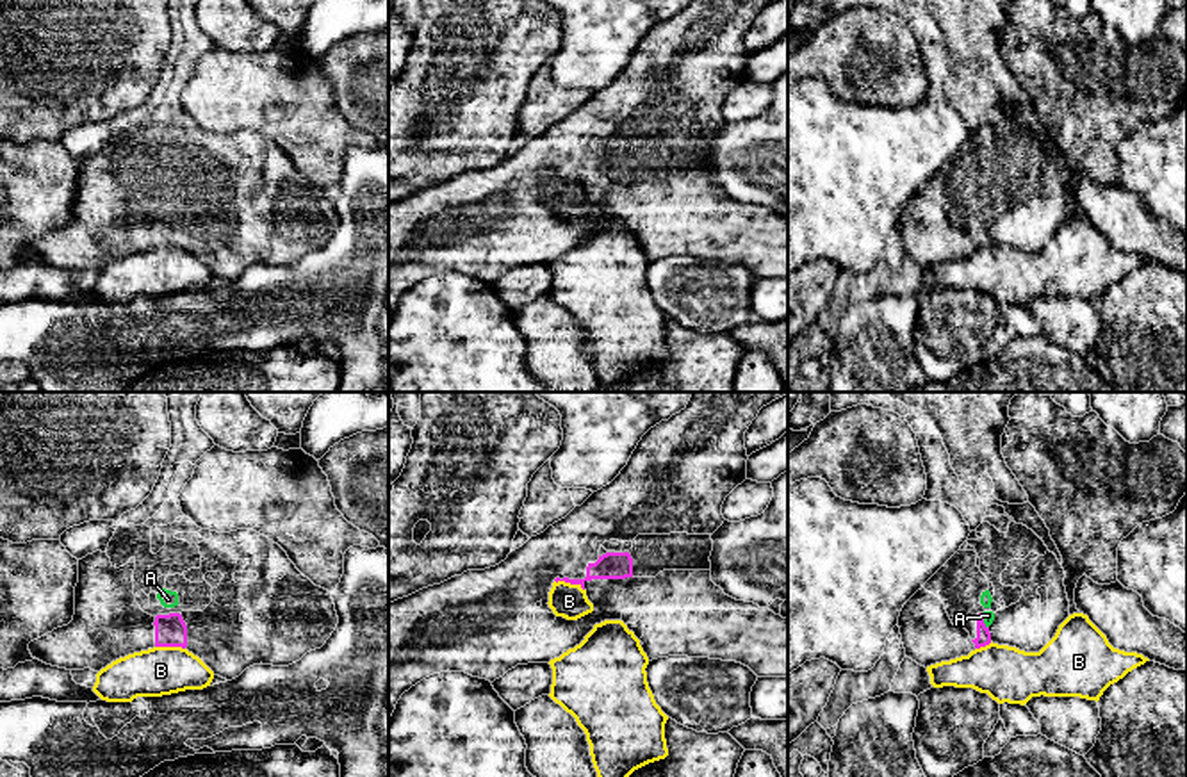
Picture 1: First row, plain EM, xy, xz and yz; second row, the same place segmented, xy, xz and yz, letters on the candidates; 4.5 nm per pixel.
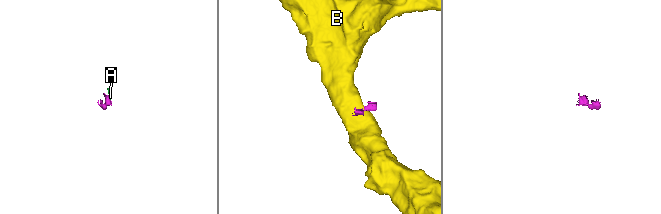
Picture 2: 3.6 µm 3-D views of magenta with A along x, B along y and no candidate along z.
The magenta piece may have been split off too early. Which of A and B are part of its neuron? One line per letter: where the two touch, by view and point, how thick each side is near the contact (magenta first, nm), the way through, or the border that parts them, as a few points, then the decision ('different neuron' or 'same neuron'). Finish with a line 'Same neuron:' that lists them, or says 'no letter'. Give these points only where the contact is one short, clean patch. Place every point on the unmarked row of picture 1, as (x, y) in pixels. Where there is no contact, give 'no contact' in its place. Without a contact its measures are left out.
A: contact yz (982, 221); calibres 70 and 50 nm; same neuron
B: contact xz (569, 182); calibres 130 and 160 nm; border xz (555, 180), (576, 184), (583, 191); different neuron
Same neuron: A

